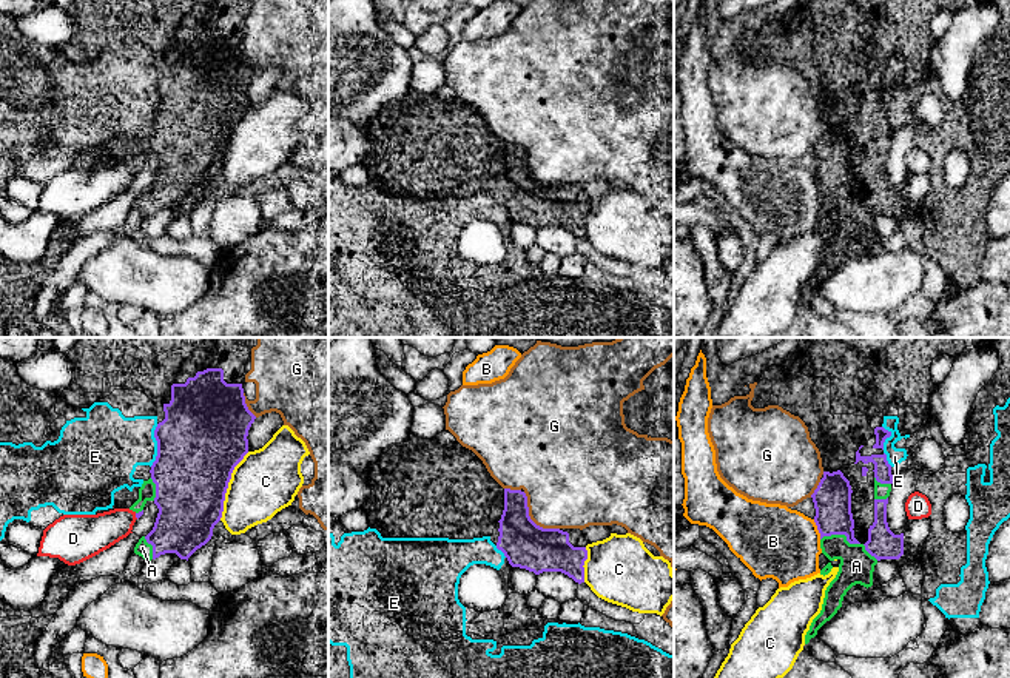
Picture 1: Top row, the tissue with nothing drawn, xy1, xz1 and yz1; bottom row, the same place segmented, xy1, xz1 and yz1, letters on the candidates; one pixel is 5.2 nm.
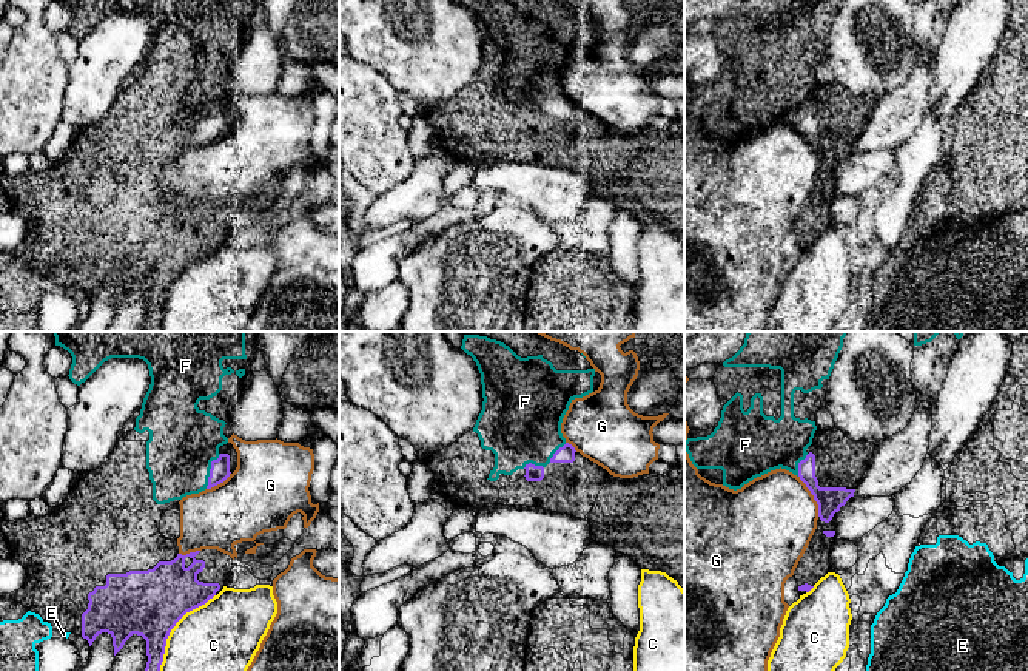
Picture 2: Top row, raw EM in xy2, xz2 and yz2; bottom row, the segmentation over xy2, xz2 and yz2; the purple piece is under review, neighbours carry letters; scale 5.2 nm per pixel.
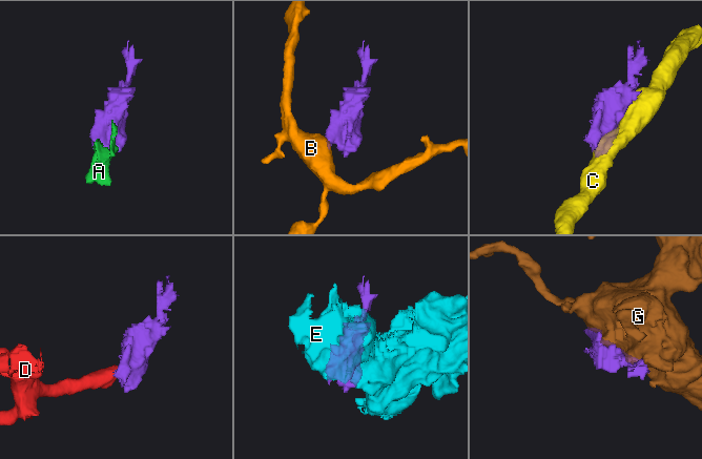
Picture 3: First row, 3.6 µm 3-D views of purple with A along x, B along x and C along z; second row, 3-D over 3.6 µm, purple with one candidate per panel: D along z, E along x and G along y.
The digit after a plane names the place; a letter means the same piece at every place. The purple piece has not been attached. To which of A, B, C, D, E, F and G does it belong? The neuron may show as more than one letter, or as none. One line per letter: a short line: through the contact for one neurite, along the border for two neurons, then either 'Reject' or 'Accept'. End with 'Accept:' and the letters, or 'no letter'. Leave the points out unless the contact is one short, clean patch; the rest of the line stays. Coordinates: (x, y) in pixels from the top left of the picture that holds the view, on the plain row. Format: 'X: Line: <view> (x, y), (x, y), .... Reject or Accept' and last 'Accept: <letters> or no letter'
A: Accept
B: Line: yz1 (813, 174), (821, 193). Reject
C: Reject
D: Reject
E: Line: xy1 (158, 79), (154, 85), (156, 114), (150, 120). Reject
F: Line: xy2 (219, 127), (210, 125), (188, 104), (184, 94). Accept
G: Reject
Accept: A, F

